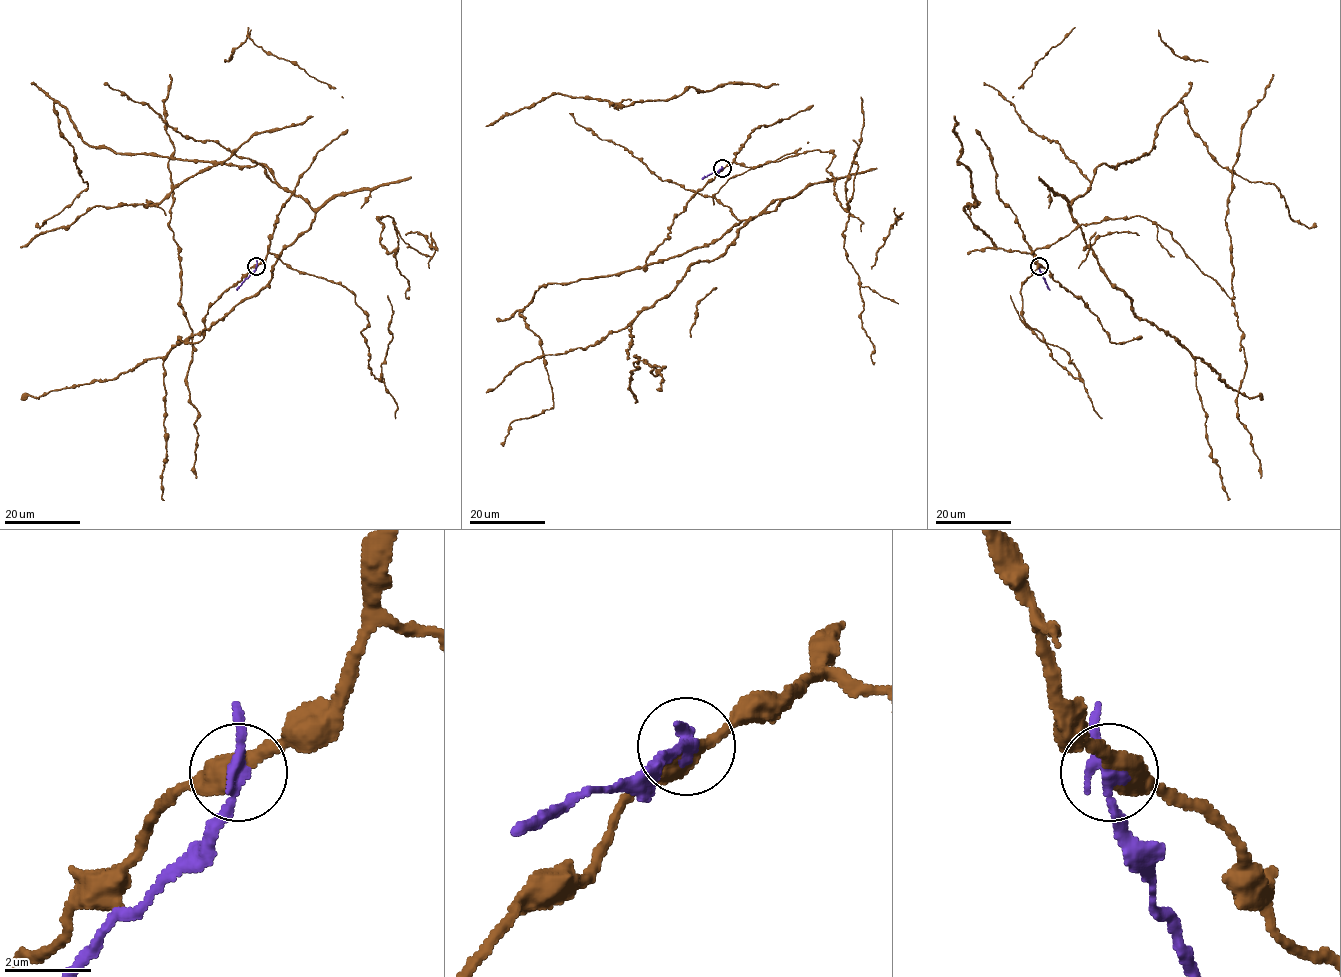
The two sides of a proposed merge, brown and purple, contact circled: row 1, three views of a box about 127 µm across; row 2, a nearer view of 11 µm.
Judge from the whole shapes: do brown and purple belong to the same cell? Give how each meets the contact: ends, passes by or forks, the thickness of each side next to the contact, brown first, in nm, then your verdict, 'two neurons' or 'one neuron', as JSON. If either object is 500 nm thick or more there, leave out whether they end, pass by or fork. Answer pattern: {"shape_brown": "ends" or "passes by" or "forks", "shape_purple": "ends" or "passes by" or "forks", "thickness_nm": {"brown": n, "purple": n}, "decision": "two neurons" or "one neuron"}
{"shape_brown": "passes by", "shape_purple": "passes by", "thickness_nm": {"brown": 420, "purple": 260}, "decision": "two neurons"}

